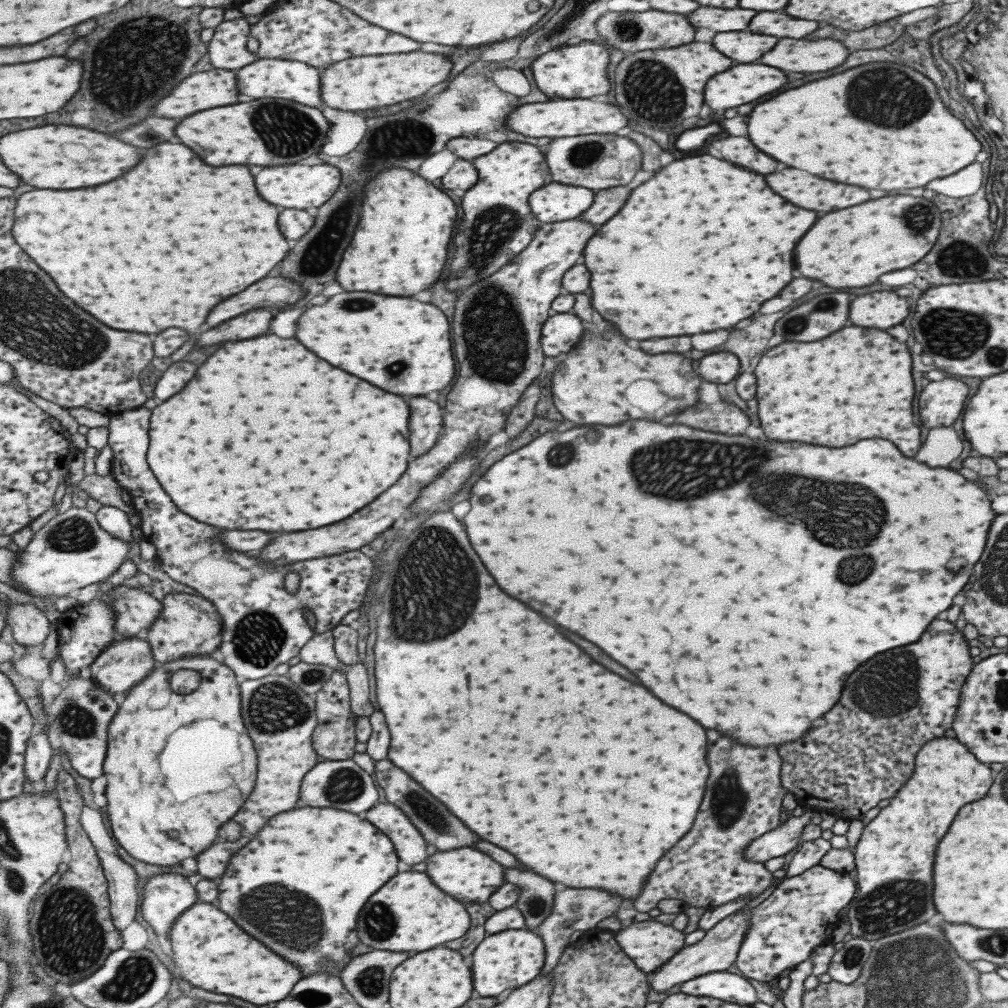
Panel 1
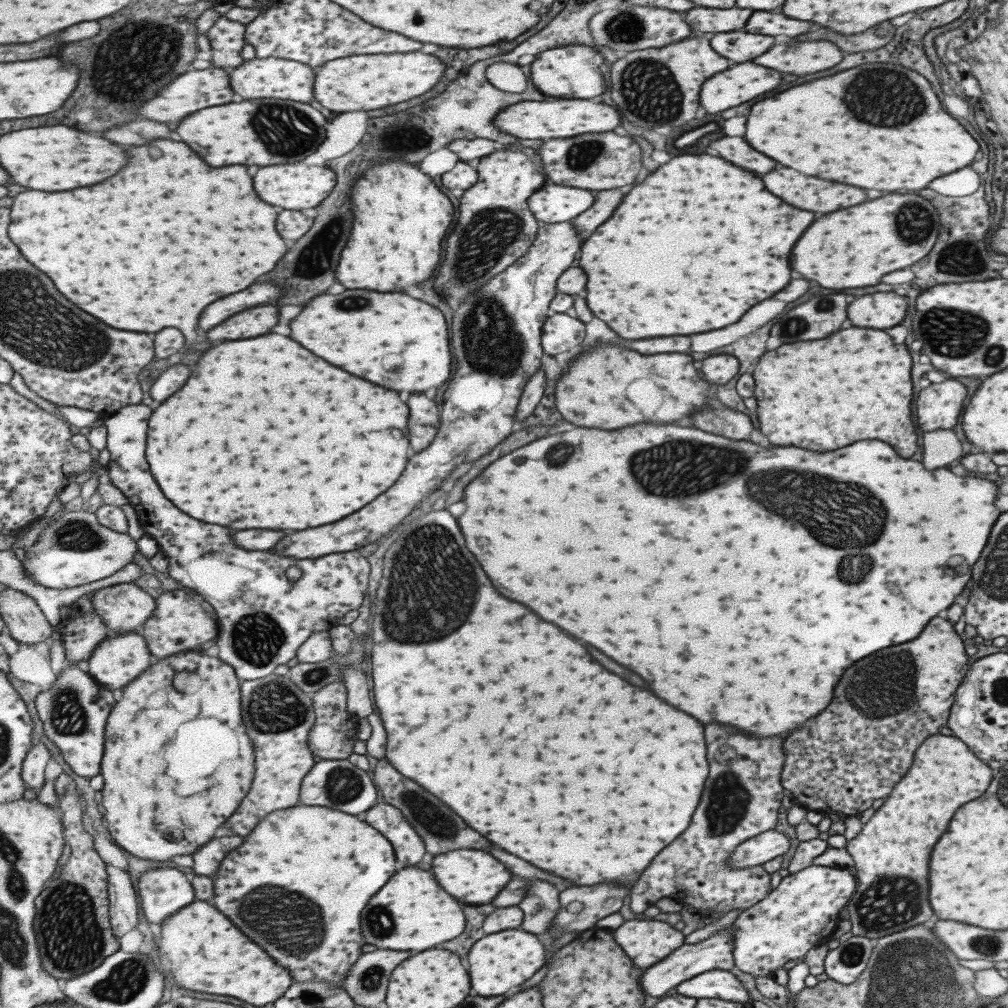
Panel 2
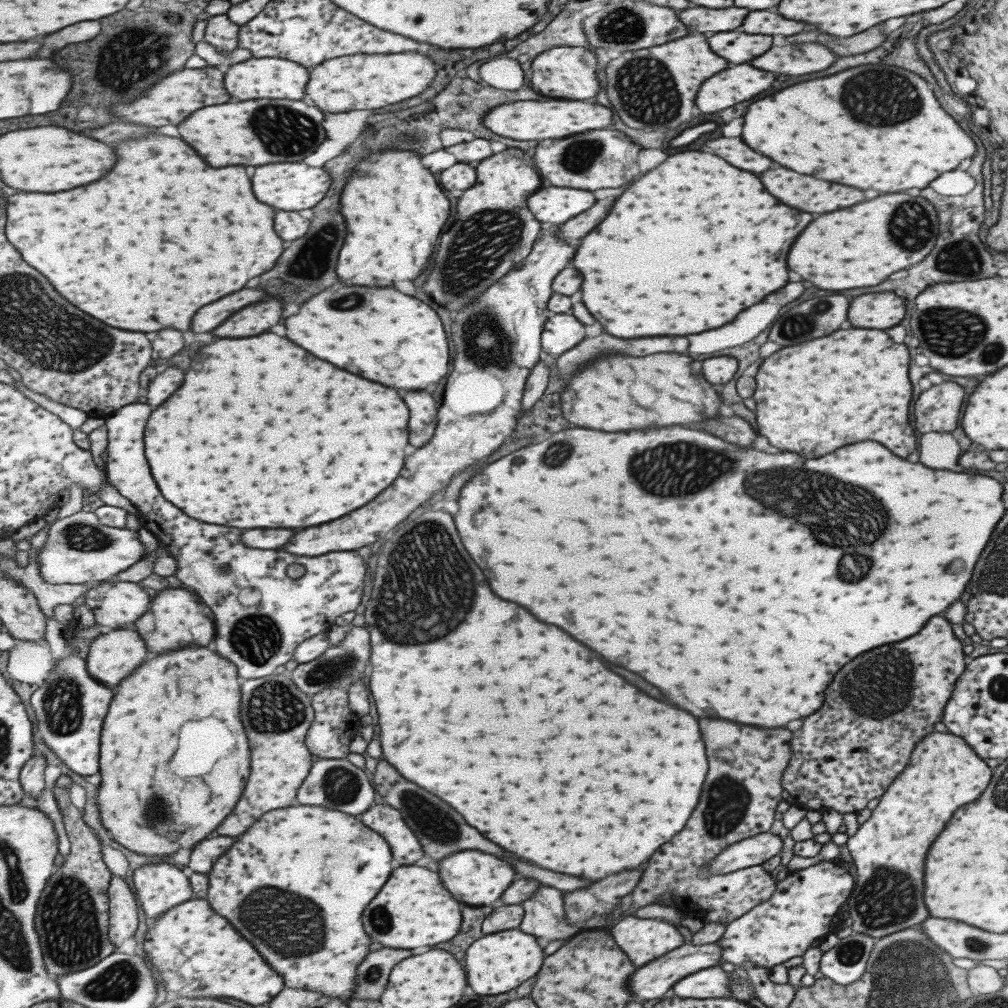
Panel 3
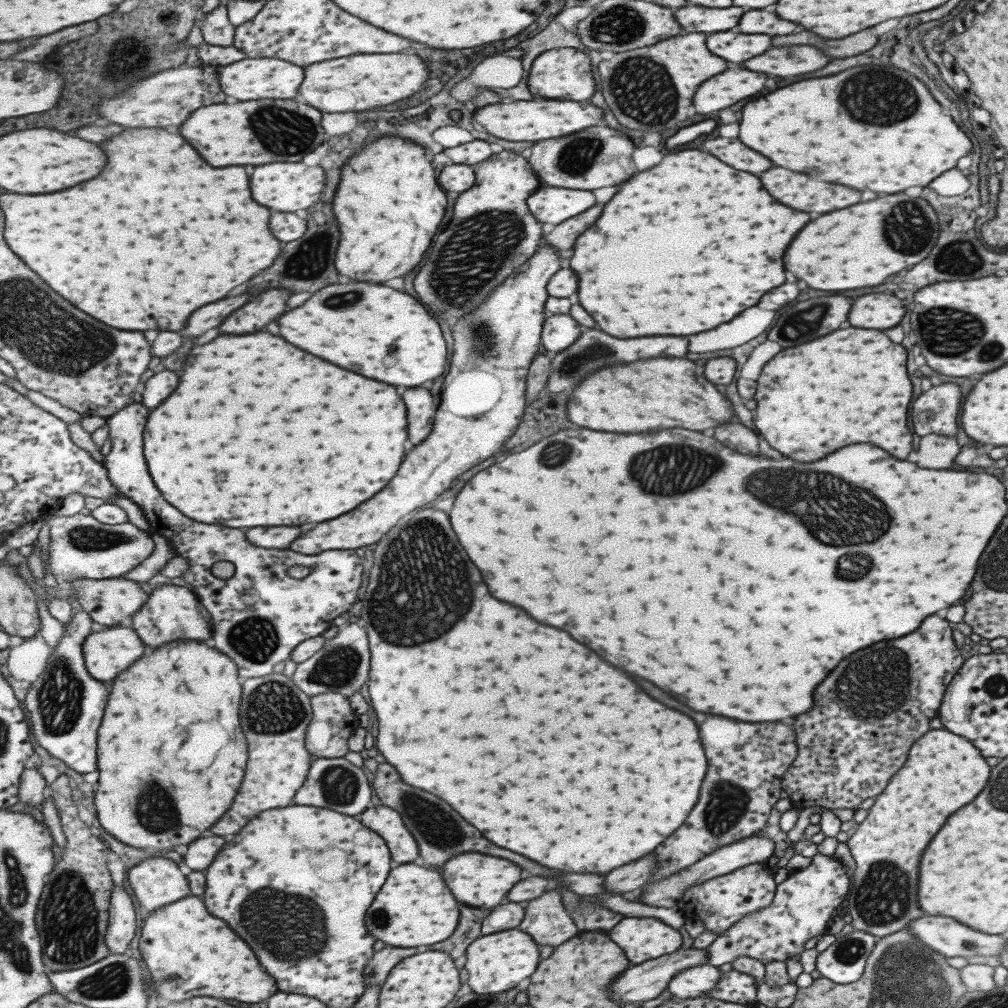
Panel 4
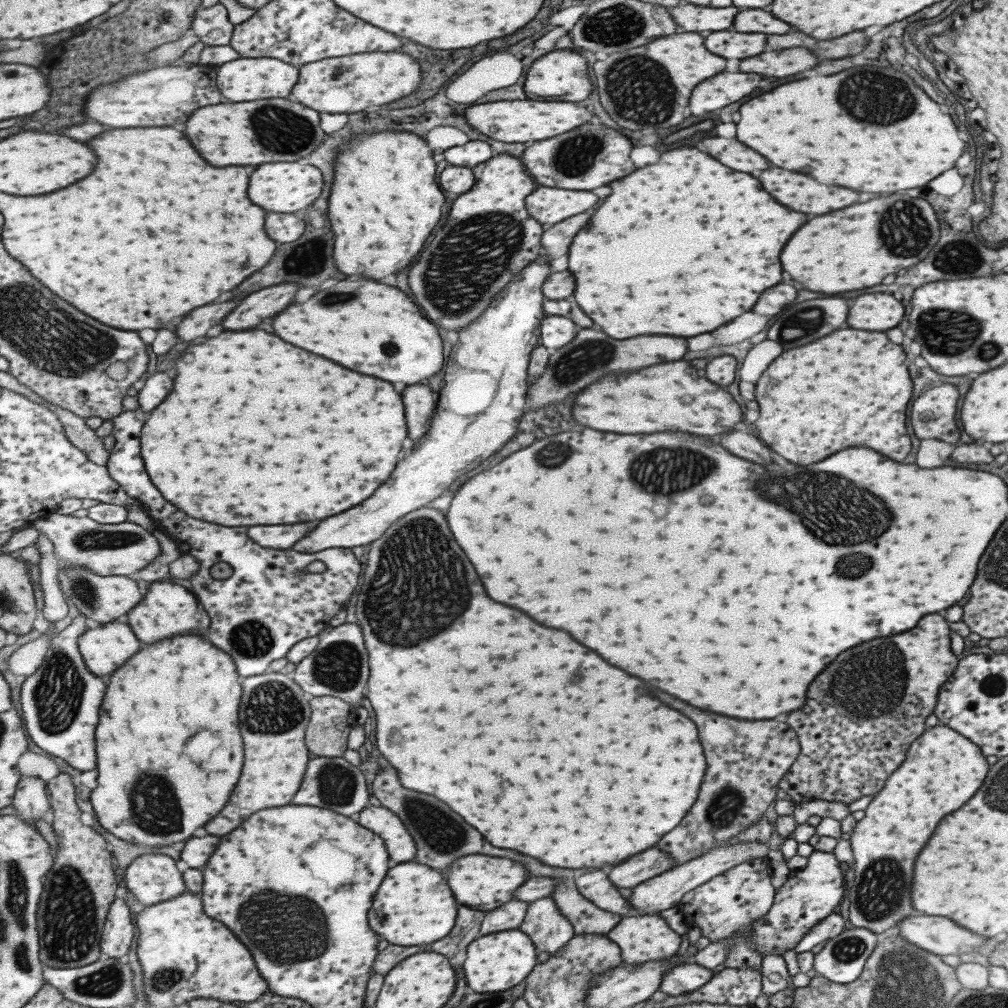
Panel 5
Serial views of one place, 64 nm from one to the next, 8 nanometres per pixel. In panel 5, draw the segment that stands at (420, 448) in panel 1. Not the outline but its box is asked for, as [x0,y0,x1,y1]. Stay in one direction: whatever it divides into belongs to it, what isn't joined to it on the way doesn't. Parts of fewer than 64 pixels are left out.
[405,386,437,442]

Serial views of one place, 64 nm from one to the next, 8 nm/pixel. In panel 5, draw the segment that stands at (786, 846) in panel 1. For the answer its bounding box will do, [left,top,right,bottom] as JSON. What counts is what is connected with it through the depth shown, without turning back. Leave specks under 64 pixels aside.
[627,842,769,912]

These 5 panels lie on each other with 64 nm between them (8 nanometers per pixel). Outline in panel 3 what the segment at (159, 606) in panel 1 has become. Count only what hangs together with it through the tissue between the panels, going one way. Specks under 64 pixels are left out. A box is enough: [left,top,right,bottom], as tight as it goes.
[83,582,153,630]

